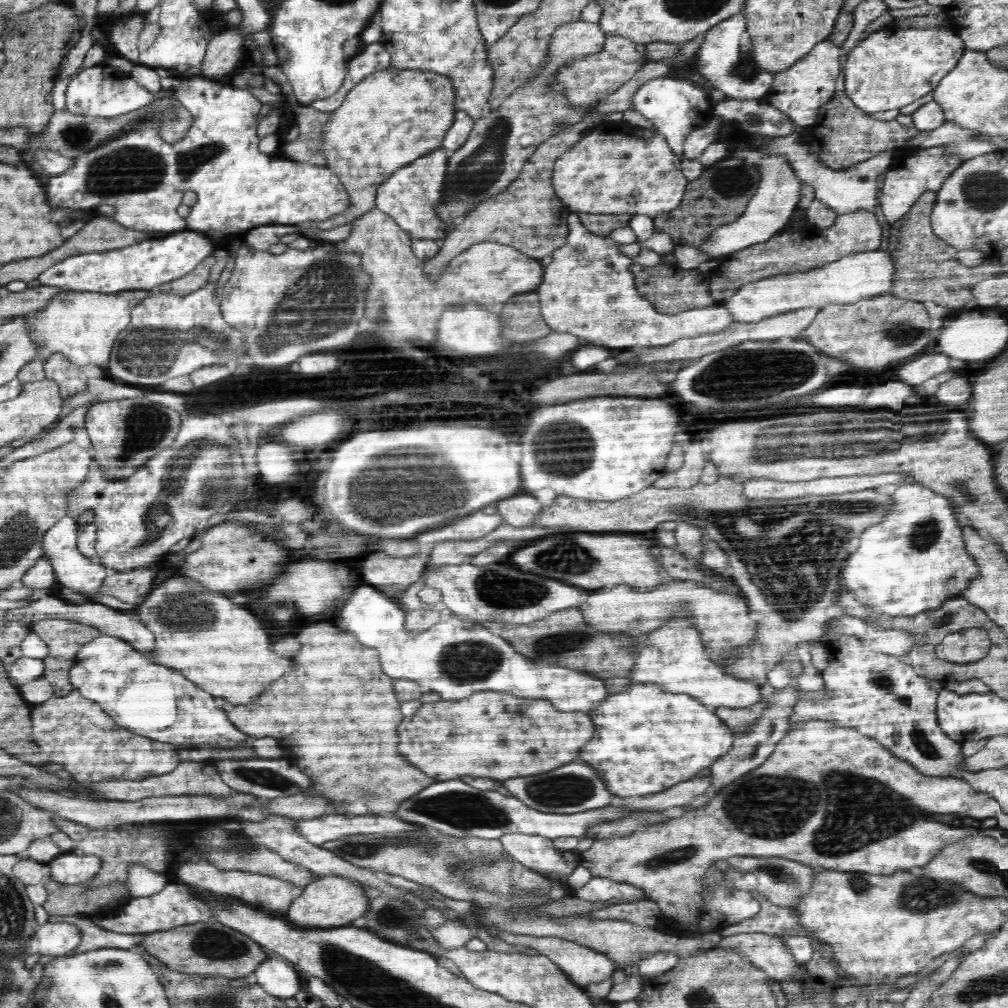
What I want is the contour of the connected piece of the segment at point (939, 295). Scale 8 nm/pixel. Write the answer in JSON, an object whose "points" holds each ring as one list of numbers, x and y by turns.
{"points":[[926,191,922,193,922,196,914,203,914,206,910,208,909,212,905,214,900,220,890,223,888,247,886,251,890,253,892,261,894,261,894,282,892,291,890,292,895,298,904,300,914,300,914,302,920,302,923,305,932,304,936,309,946,314,946,312,952,312,948,309,960,309,965,306,968,301,972,300,971,293,972,287,994,274,1000,274,1002,272,1002,264,998,262,984,262,975,267,967,267,960,263,957,250,950,246,947,242,944,242,941,238,938,238,931,227,931,214,936,202,936,192]]}

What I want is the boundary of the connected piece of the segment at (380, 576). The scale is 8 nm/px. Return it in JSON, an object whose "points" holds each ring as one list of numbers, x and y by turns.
{"points":[[383,552,372,553,362,564,360,572,366,582,378,586,398,586,400,590,408,588,422,576,424,566,424,553,408,557,388,556]]}

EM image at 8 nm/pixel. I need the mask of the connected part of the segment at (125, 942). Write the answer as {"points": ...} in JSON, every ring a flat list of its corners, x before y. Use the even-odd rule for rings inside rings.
{"points":[[50,916,49,923,66,922,80,928,80,946,74,948,73,954,82,954,86,950,98,950,98,948,122,948,135,949,139,946,140,934,126,934,104,930,86,917,76,916]]}

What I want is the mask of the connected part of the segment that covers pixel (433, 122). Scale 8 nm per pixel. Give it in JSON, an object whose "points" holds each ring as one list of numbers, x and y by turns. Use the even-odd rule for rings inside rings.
{"points":[[390,66,386,70,371,74,354,86,354,89,346,95,344,102,336,110,328,113,328,122,324,124,322,140,322,153,324,153,326,166,338,175,344,189,350,195,348,210,328,220,306,220,300,224,302,230,304,228,332,230,344,224,351,224,358,217,372,210,375,207,378,187,390,178,393,172,436,148,443,148,442,140,452,126,454,114,457,112,454,102,454,83,448,77,432,72,400,70]]}

